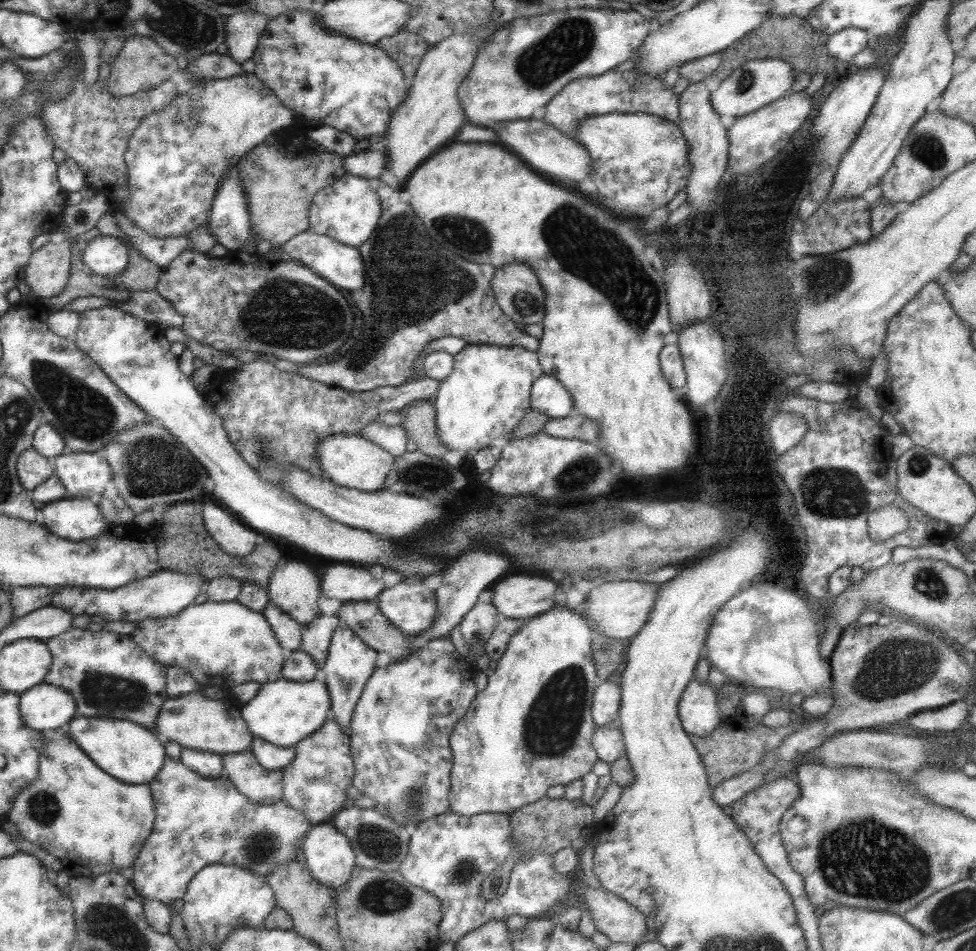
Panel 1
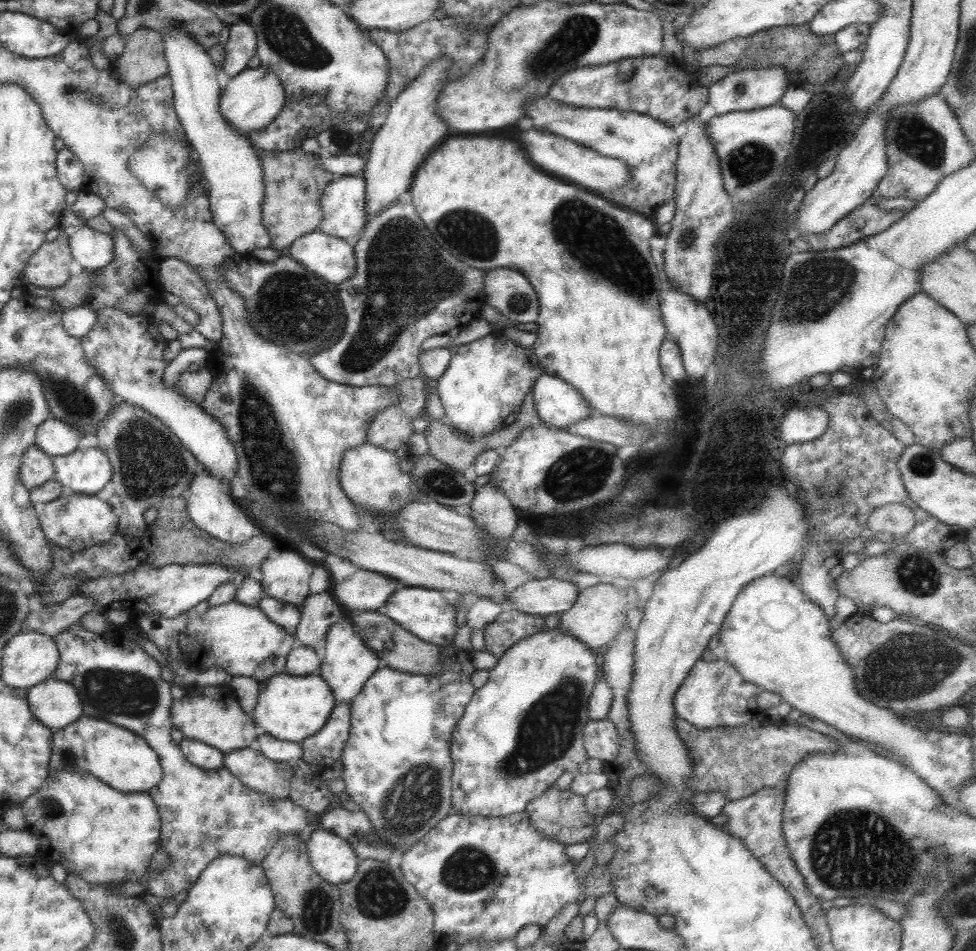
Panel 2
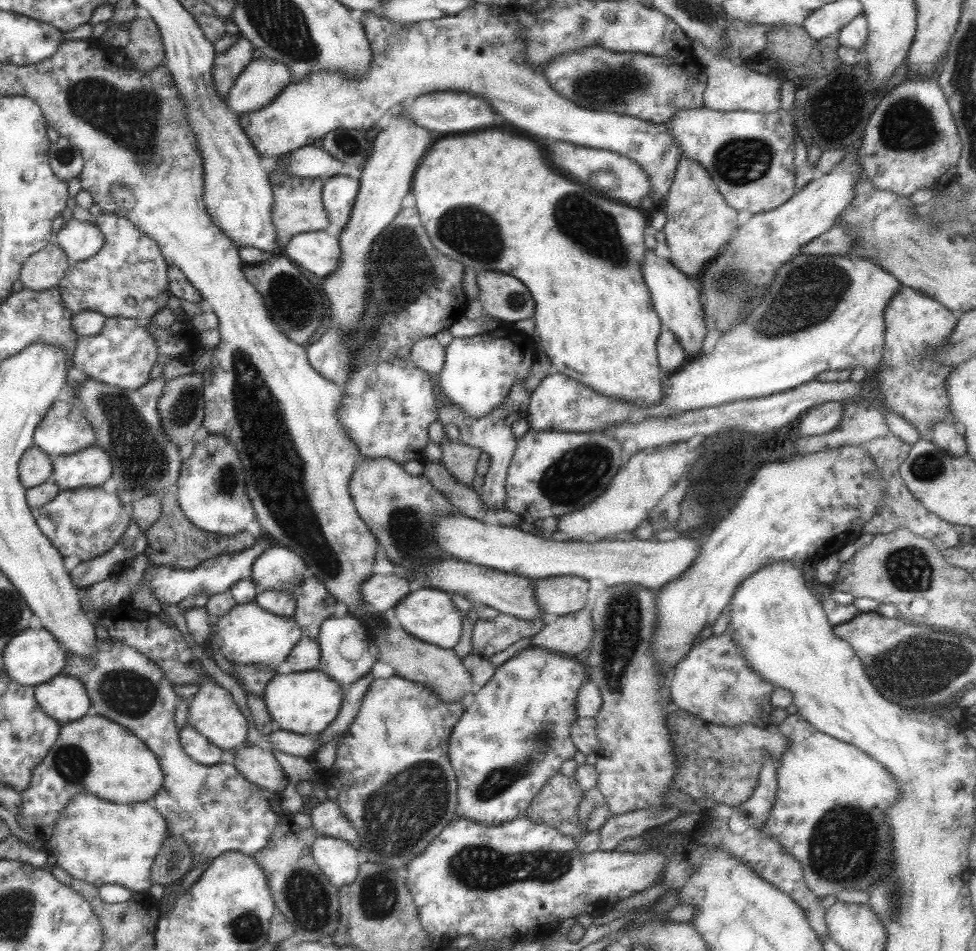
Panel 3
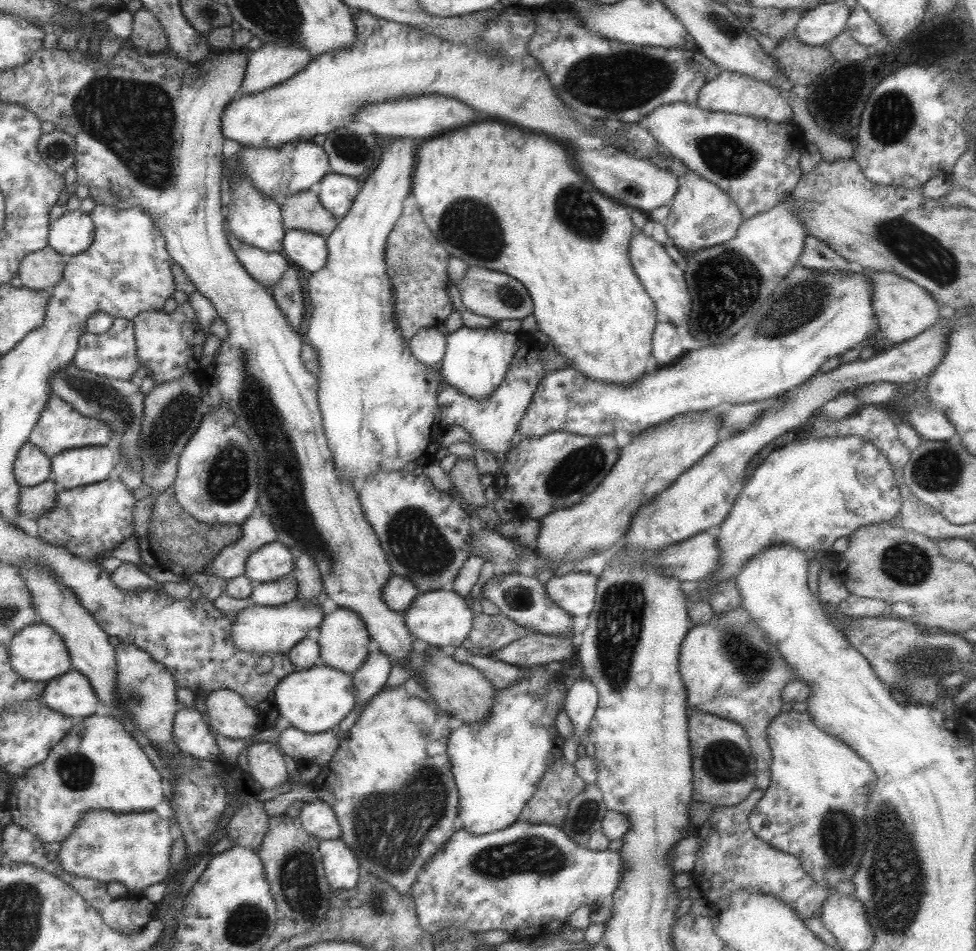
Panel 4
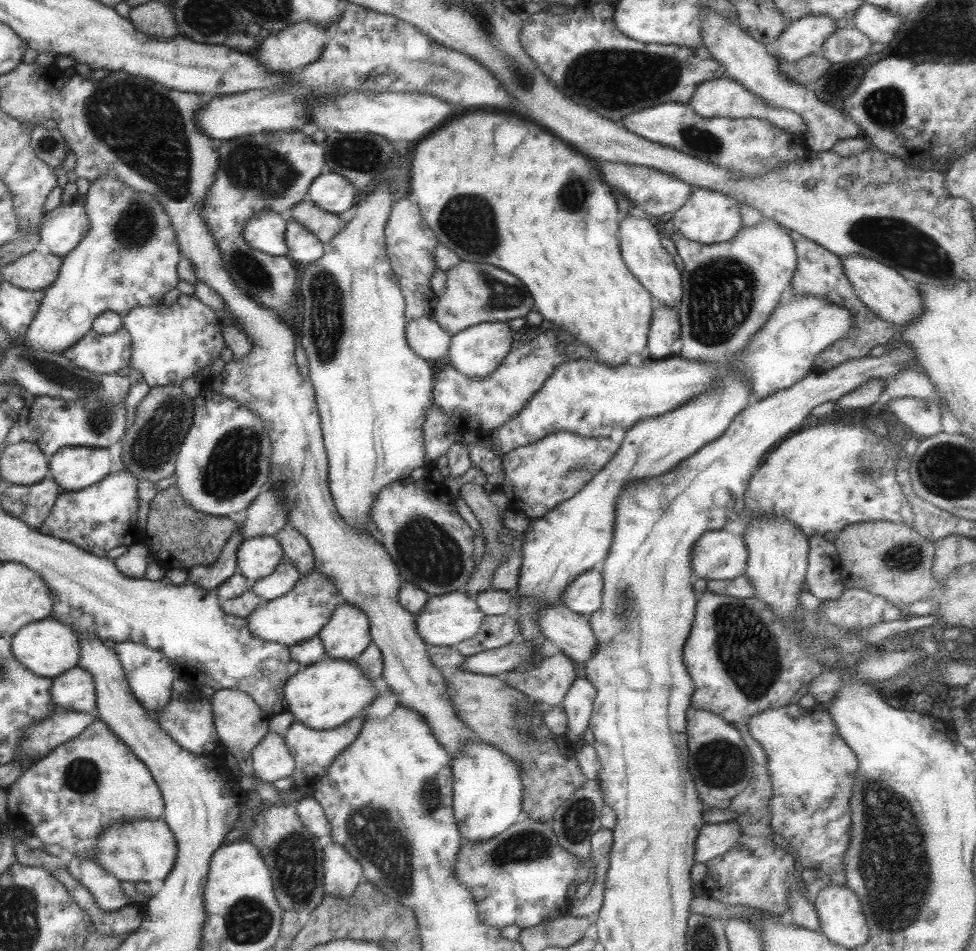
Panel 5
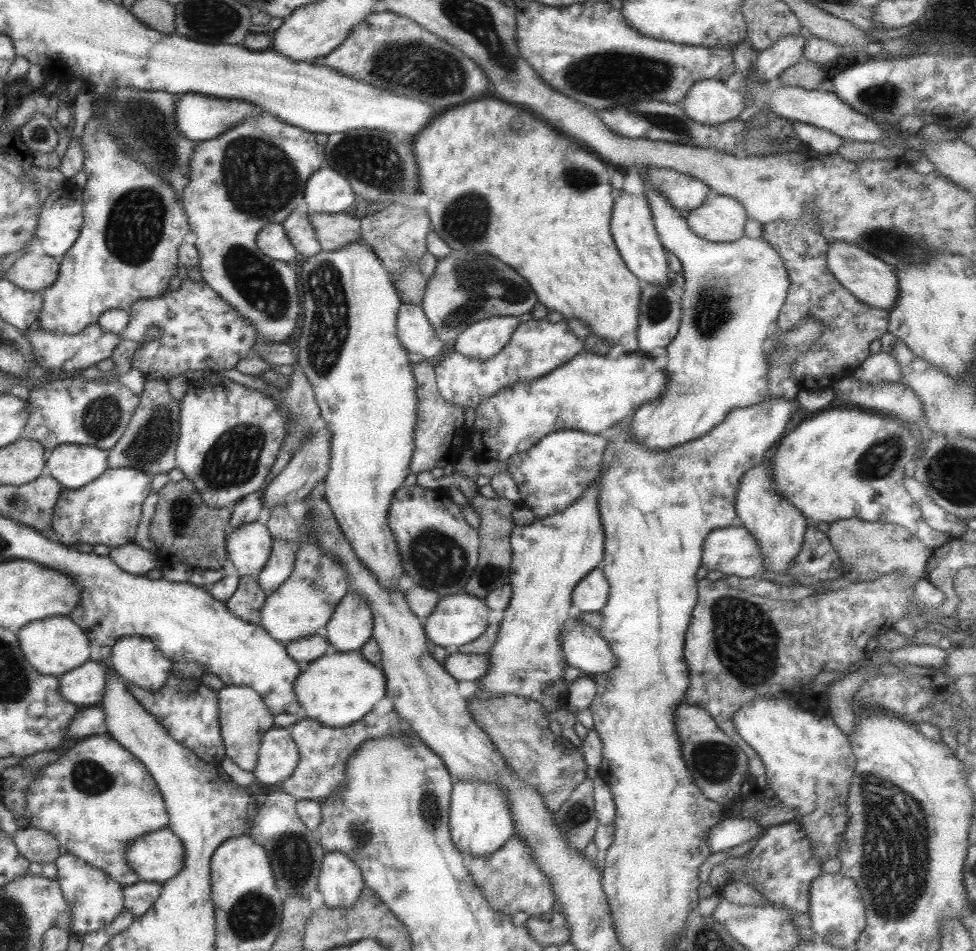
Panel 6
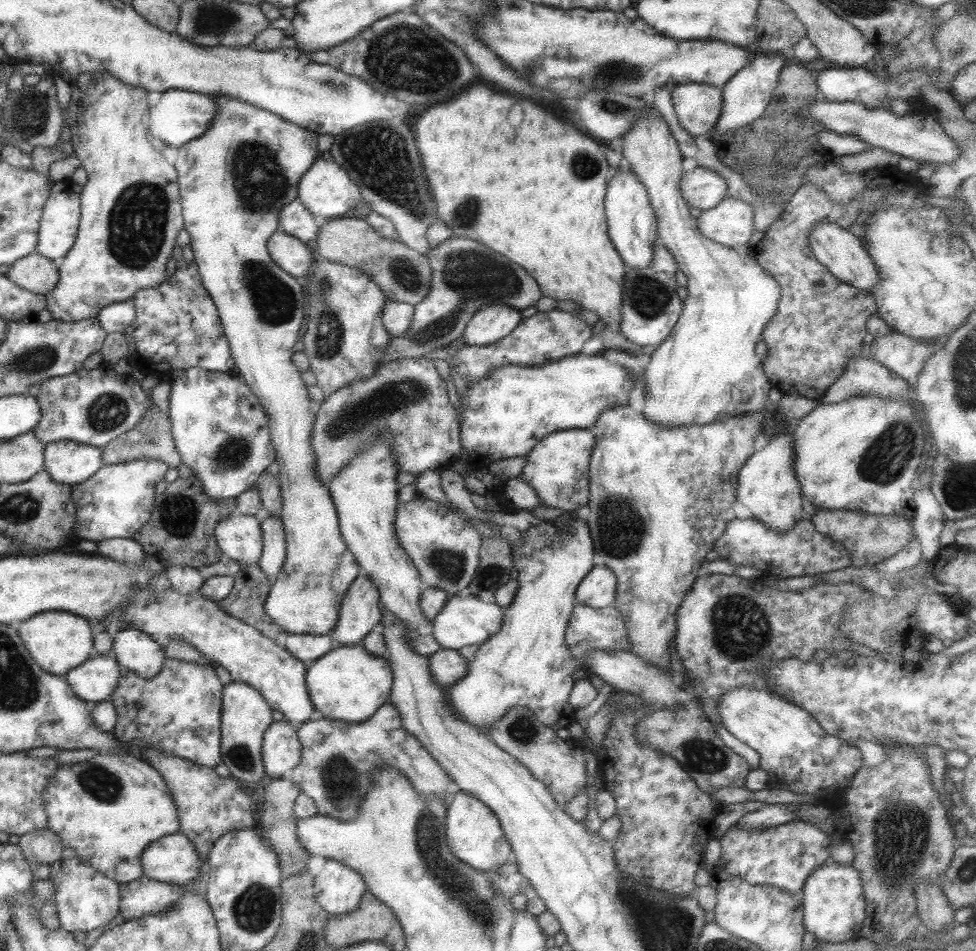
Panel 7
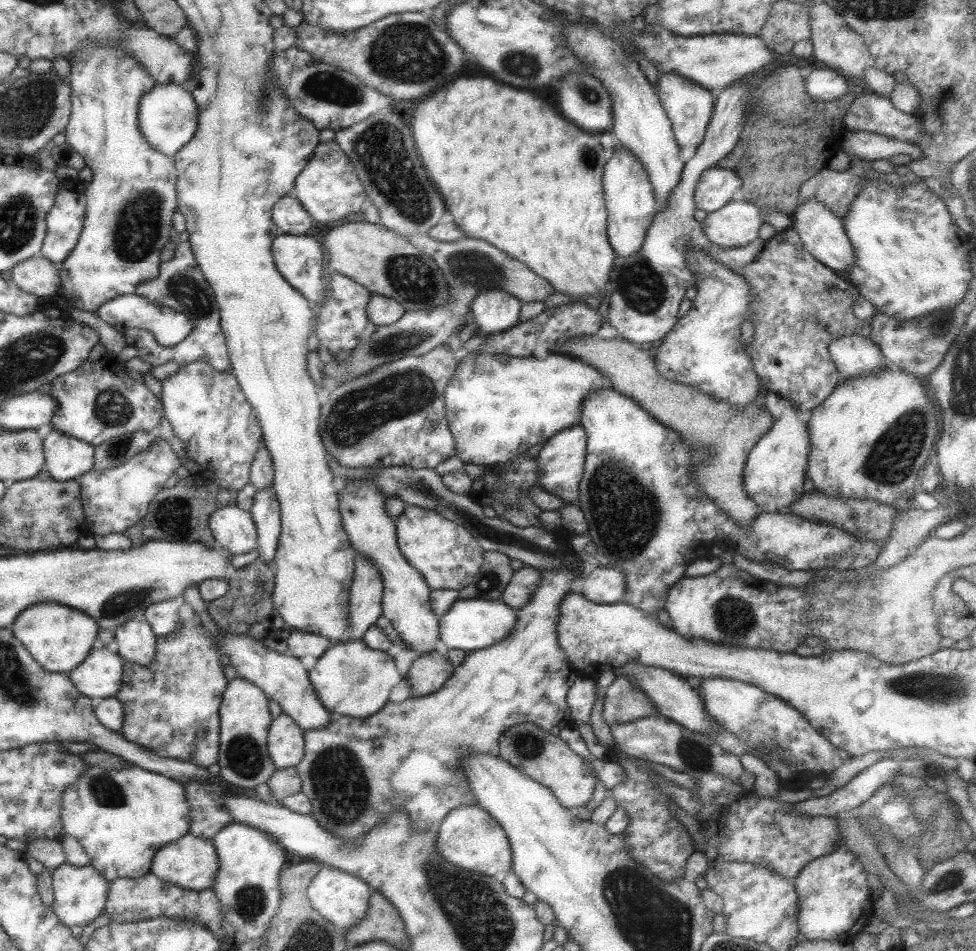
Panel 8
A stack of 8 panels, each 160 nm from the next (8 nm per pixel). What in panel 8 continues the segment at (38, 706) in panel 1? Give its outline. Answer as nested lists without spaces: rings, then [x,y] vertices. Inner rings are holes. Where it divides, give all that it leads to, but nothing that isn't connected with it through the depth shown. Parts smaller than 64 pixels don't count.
[[[96,644],[66,675],[78,694],[105,699],[113,697],[121,686],[123,661],[115,651]]]

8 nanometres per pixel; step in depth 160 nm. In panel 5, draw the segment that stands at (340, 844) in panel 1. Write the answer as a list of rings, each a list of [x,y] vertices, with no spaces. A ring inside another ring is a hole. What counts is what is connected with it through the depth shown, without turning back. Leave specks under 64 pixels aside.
[[[327,843],[322,848],[322,887],[325,895],[345,898],[363,880],[361,865],[341,845]]]

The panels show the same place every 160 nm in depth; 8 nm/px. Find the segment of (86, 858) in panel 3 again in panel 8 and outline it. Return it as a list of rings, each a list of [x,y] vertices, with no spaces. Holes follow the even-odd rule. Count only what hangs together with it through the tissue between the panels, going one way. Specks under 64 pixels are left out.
[[[187,833],[154,852],[149,872],[165,883],[169,882],[173,886],[198,891],[211,889],[217,869],[217,855],[213,843],[205,838],[197,838],[195,835]]]

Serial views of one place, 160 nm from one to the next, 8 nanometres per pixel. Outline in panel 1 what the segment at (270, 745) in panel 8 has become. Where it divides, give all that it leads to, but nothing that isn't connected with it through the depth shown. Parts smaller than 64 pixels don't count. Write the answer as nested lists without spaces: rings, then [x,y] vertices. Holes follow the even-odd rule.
[[[250,749],[221,755],[222,770],[239,794],[257,803],[276,803],[282,797],[281,769],[265,770]]]

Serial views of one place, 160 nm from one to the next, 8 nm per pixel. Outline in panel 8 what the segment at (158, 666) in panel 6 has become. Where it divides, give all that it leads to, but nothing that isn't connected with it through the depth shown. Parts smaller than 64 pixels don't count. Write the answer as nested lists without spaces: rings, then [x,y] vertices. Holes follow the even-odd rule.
[[[126,620],[114,629],[115,652],[125,661],[147,666],[154,657],[156,641],[147,621]]]

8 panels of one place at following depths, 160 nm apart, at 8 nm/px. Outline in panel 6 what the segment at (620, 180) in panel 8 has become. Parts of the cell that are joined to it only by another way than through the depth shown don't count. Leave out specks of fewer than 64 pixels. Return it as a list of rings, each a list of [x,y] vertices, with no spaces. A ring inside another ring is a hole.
[[[619,191],[614,192],[612,211],[609,219],[609,230],[614,246],[627,267],[640,281],[653,286],[668,286],[673,283],[667,263],[665,263],[664,248],[655,232],[650,208],[645,198]]]

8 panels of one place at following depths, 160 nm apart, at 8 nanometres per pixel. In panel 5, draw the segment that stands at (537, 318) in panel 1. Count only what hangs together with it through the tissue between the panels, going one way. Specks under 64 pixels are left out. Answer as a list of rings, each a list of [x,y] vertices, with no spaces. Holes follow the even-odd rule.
[[[460,260],[446,271],[444,290],[437,295],[432,318],[452,335],[480,322],[503,322],[525,316],[532,308],[528,290],[512,274],[490,264]]]

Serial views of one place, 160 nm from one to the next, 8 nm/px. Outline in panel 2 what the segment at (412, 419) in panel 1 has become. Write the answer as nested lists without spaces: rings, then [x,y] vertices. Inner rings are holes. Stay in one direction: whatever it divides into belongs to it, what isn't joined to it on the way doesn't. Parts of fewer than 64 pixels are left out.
[[[528,392],[523,399],[519,410],[516,412],[515,418],[501,430],[495,431],[492,434],[480,437],[479,439],[465,439],[459,436],[457,432],[449,425],[440,420],[427,419],[427,426],[424,430],[423,438],[427,443],[427,453],[432,458],[435,458],[440,464],[462,473],[465,469],[473,464],[477,456],[487,450],[493,450],[498,456],[503,453],[505,447],[511,445],[517,434],[529,427],[529,422],[537,422],[537,413],[535,412],[531,393]]]

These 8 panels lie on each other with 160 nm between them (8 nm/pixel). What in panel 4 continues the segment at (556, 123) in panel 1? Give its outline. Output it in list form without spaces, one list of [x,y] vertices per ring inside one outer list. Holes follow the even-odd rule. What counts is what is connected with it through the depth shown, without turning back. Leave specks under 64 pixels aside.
[[[543,9],[541,13],[536,14],[535,29],[526,46],[527,52],[546,74],[557,98],[577,114],[593,119],[605,119],[608,123],[614,120],[627,124],[637,123],[659,106],[677,102],[695,105],[699,89],[720,71],[717,65],[696,51],[619,44],[593,35],[591,31],[583,29],[581,24],[583,23],[575,14],[565,16],[565,13],[561,13],[560,19],[557,14],[549,14],[547,9]]]

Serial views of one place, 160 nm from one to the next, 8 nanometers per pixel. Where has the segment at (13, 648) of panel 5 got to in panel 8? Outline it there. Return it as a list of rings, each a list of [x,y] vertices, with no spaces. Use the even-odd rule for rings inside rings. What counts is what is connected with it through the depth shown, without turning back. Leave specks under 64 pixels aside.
[[[38,602],[22,610],[9,626],[12,635],[25,647],[30,657],[47,672],[68,673],[96,645],[95,619],[83,611],[56,602]]]

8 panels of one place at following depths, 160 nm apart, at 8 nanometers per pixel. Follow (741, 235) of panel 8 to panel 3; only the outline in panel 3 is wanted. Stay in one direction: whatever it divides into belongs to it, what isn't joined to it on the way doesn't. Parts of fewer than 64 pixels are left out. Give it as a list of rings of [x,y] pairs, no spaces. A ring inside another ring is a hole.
[[[681,157],[677,163],[666,199],[666,221],[662,231],[669,248],[668,261],[679,271],[696,279],[719,252],[719,248],[731,239],[739,222],[739,212],[731,208],[719,194],[708,172],[698,162]]]

